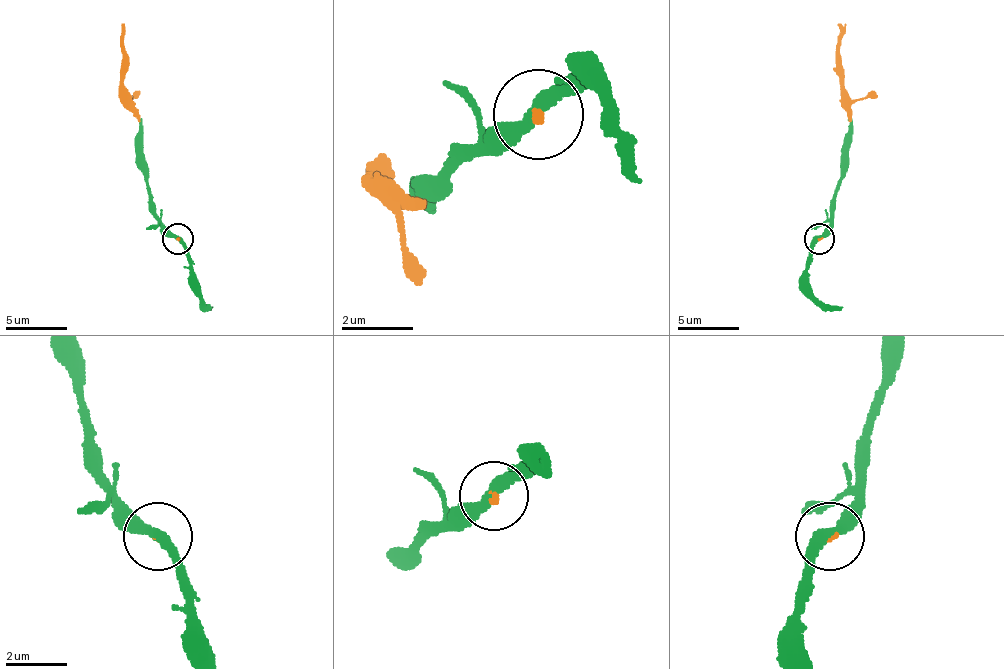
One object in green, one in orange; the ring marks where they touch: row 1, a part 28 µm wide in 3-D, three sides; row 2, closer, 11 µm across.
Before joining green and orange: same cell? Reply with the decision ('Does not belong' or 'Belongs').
Belongs

